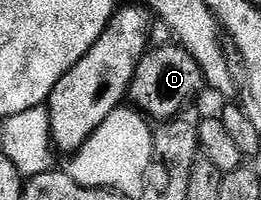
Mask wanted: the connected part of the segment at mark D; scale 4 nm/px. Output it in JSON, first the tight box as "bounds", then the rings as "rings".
{"bounds":[129,44,205,123],"rings":[[[178,44],[169,46],[155,46],[148,49],[143,59],[137,64],[137,72],[133,72],[131,89],[129,91],[129,102],[134,109],[148,119],[156,123],[168,122],[170,118],[175,118],[182,110],[188,109],[191,102],[199,93],[205,90],[202,69],[198,66],[196,60]]]}

